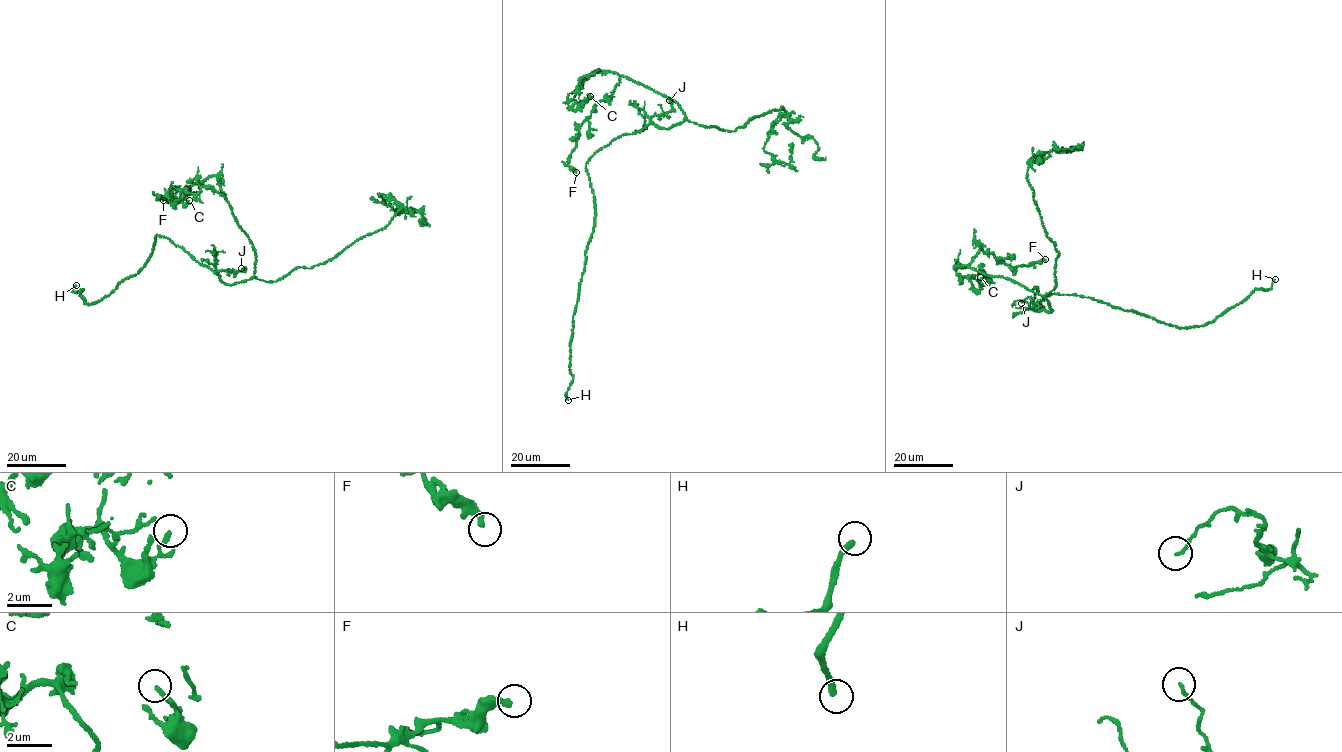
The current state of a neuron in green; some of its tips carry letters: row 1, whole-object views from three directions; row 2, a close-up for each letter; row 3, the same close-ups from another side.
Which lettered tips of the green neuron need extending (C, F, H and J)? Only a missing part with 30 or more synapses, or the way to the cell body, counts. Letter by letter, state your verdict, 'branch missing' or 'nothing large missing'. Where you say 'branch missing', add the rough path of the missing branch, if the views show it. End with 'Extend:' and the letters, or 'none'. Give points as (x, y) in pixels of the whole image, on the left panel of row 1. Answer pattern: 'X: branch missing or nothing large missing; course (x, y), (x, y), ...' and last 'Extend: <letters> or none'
C: nothing large missing
F: nothing large missing
H: branch missing
J: nothing large missing
Extend: H

